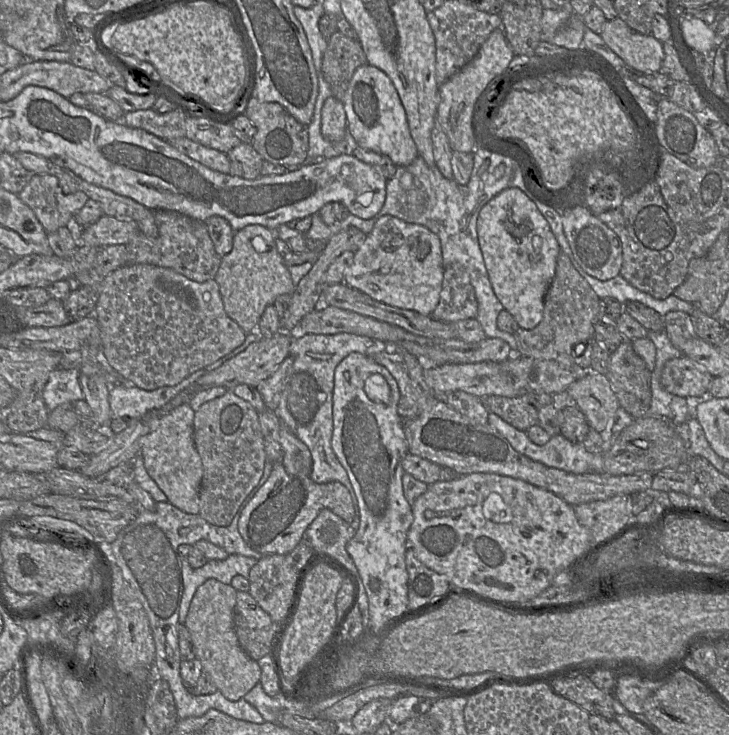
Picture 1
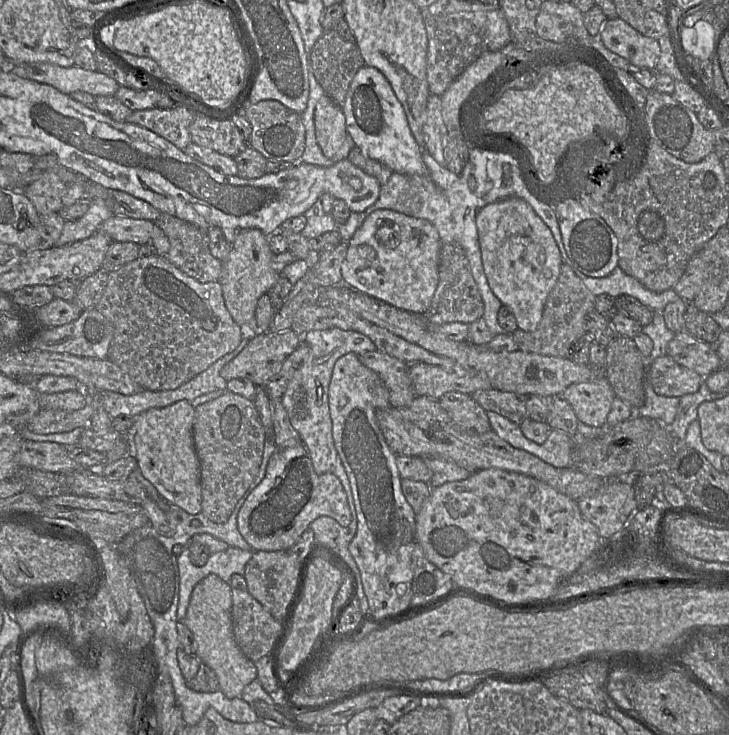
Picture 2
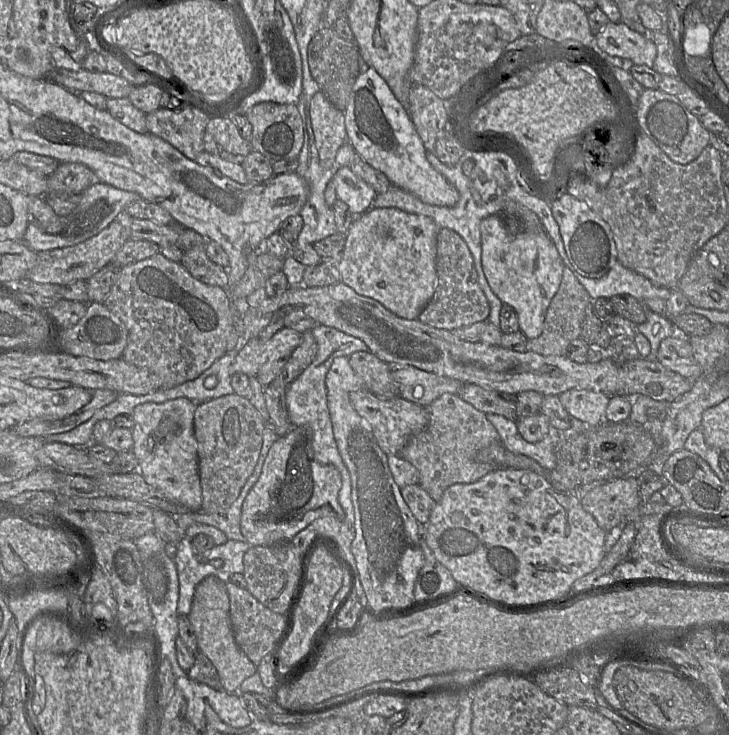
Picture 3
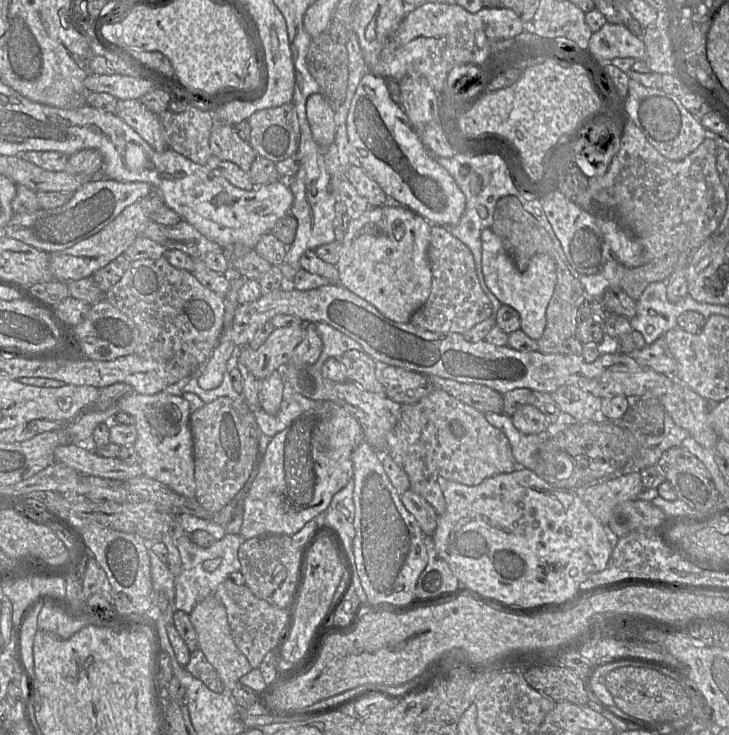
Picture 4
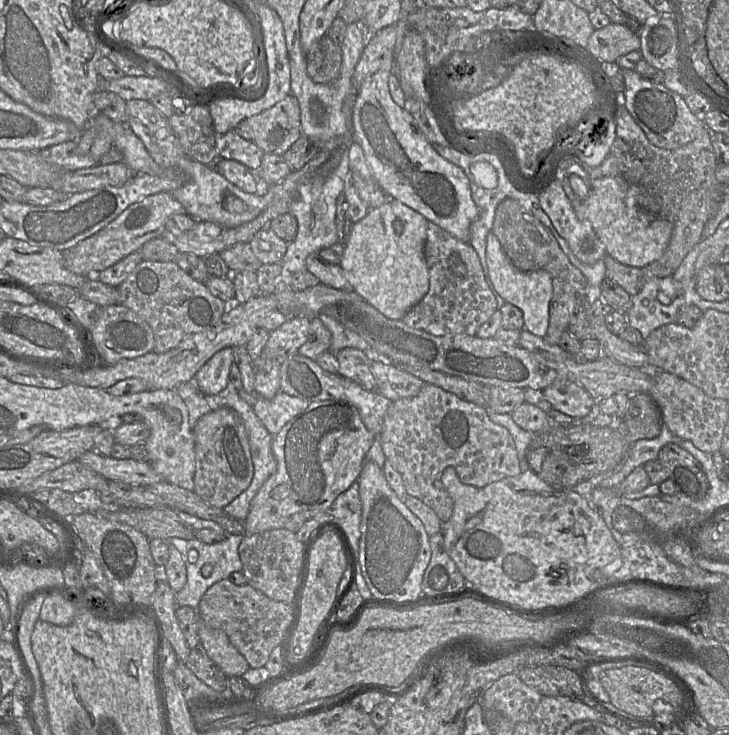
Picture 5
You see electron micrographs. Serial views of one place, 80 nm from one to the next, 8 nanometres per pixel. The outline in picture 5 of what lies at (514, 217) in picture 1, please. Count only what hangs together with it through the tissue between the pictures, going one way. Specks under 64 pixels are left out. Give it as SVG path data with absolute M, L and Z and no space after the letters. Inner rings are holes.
M490 232L486 239L486 263L490 280L499 296L517 307L523 314L523 329L542 338L546 335L549 324L549 303L552 298L552 279L545 270L521 272L511 263L504 253L497 237Z

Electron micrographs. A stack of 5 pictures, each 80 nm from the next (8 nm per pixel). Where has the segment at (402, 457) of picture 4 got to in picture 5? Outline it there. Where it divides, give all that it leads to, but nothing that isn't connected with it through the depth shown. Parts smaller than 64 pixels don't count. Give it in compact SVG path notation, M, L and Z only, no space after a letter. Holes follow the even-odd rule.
M427 383L416 396L390 404L378 439L386 461L401 474L407 494L433 509L443 523L454 510L453 499L441 479L446 468L454 468L463 484L474 487L522 473L511 434L490 420L487 408Z

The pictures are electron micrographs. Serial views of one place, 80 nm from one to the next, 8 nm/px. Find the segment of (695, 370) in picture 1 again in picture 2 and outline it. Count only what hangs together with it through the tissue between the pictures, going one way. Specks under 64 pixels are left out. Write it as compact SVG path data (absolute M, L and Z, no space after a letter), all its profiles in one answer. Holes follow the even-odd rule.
M662 356L655 359L646 369L646 380L656 394L681 398L696 393L704 378L679 365L669 356Z

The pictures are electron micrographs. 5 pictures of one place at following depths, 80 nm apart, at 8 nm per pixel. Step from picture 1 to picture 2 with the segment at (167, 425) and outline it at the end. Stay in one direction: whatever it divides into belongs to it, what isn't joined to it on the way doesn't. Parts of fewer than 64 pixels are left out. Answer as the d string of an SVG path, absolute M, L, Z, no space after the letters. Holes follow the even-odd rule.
M186 400L178 401L164 408L151 408L133 417L131 431L121 433L128 435L130 455L135 457L142 475L150 481L160 495L189 514L202 511L201 470L193 440L193 423L195 408Z

